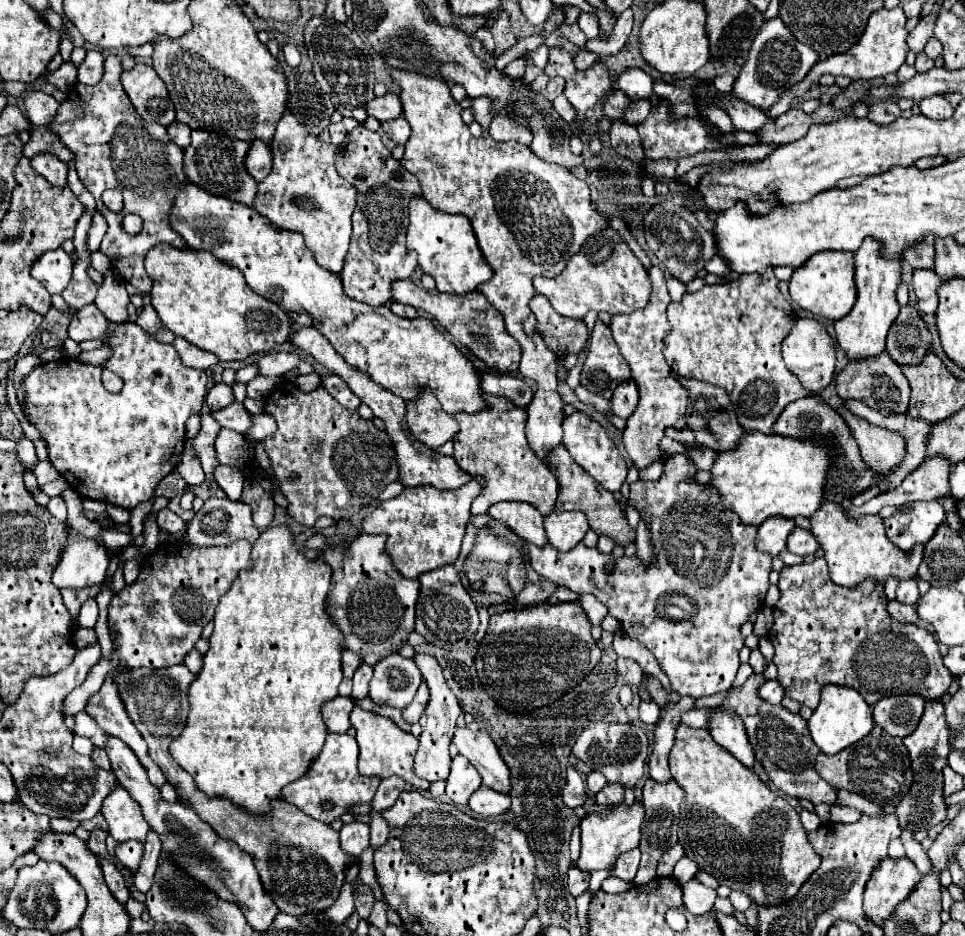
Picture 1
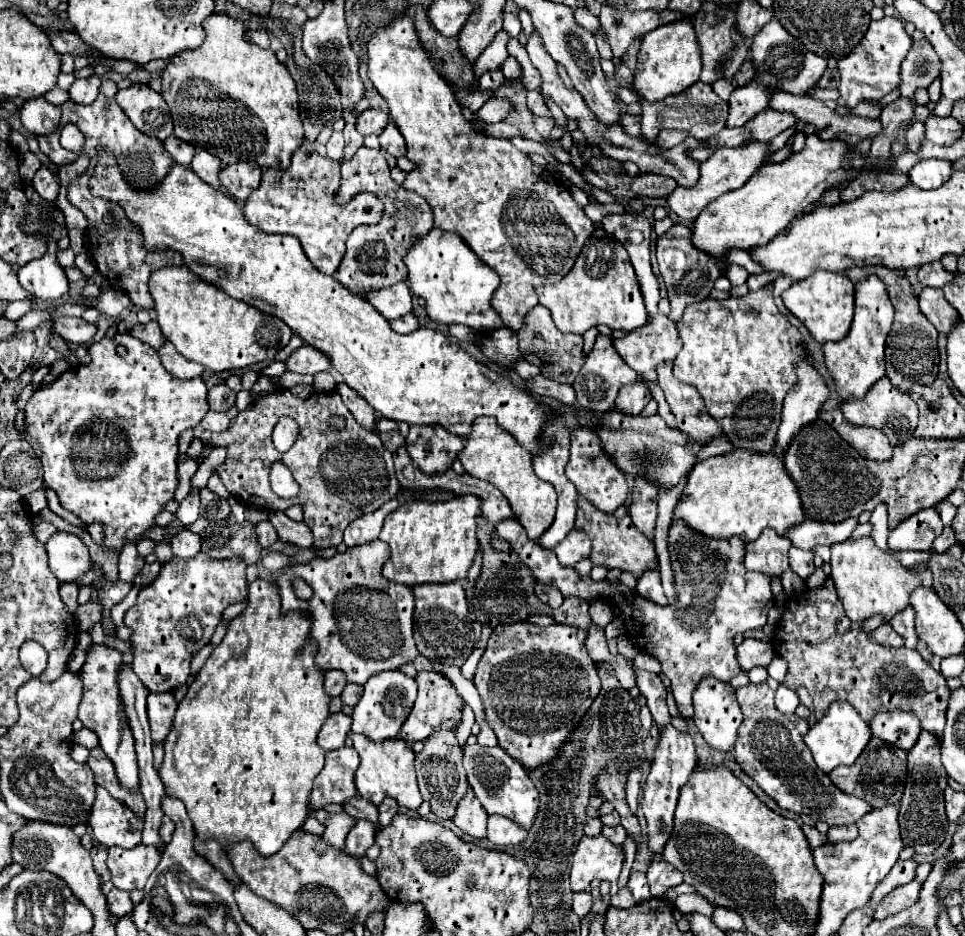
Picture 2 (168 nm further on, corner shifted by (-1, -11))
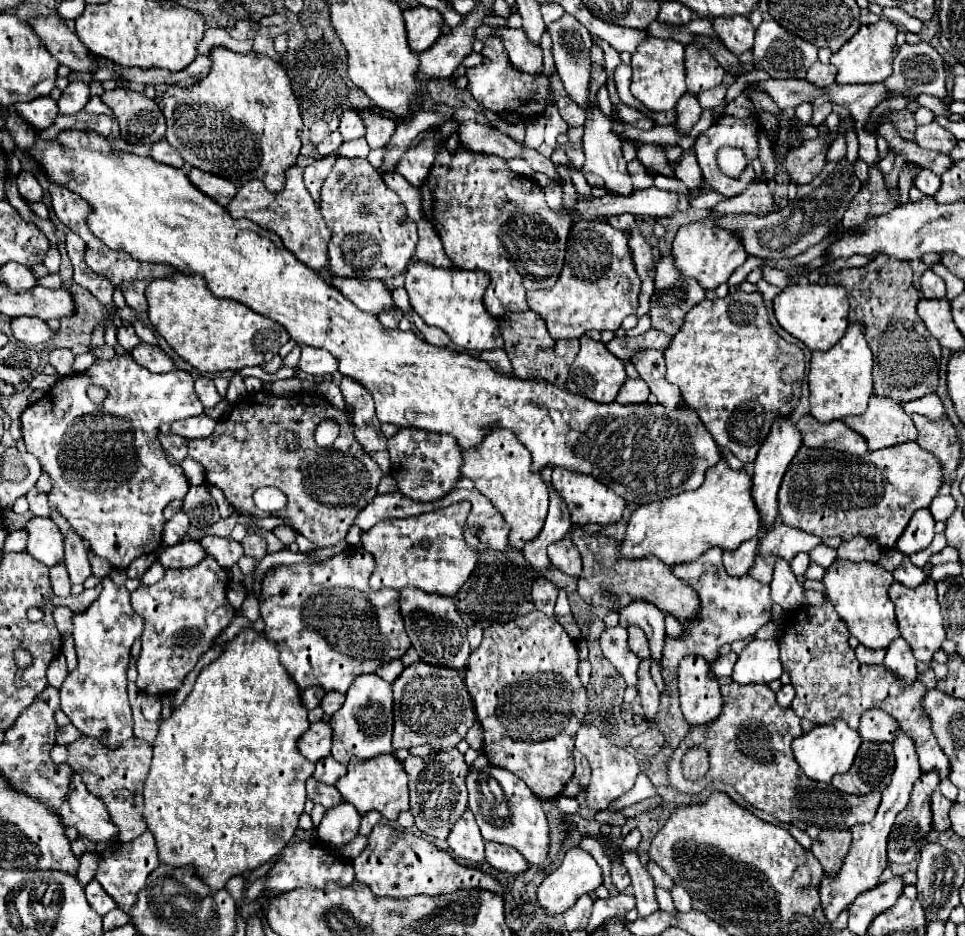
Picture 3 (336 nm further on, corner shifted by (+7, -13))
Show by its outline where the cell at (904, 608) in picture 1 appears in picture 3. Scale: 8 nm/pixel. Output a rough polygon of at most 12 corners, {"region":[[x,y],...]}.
{"region":[[856,648],[856,658],[864,664],[880,664],[886,650]]}

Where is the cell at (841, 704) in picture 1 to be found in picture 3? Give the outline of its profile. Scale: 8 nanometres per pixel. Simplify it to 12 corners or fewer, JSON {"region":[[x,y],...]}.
{"region":[[838,718],[792,742],[806,776],[844,774],[862,742]]}

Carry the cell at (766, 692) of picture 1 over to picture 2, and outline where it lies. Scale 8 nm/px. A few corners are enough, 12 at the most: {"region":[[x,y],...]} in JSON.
{"region":[[780,684],[776,690],[776,708],[792,714],[800,704],[792,688]]}

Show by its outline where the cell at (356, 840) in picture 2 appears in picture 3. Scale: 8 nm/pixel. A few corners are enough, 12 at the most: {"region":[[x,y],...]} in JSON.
{"region":[[348,802],[326,812],[318,838],[334,846],[358,836],[358,810]]}

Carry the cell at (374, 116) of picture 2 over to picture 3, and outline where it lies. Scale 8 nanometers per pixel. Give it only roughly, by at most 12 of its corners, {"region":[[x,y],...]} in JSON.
{"region":[[356,110],[342,114],[338,130],[344,142],[364,138],[366,126]]}

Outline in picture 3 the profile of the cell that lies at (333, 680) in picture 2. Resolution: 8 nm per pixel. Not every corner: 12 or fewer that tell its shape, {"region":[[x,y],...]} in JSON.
{"region":[[310,686],[302,692],[302,702],[308,710],[316,708],[326,690]]}

